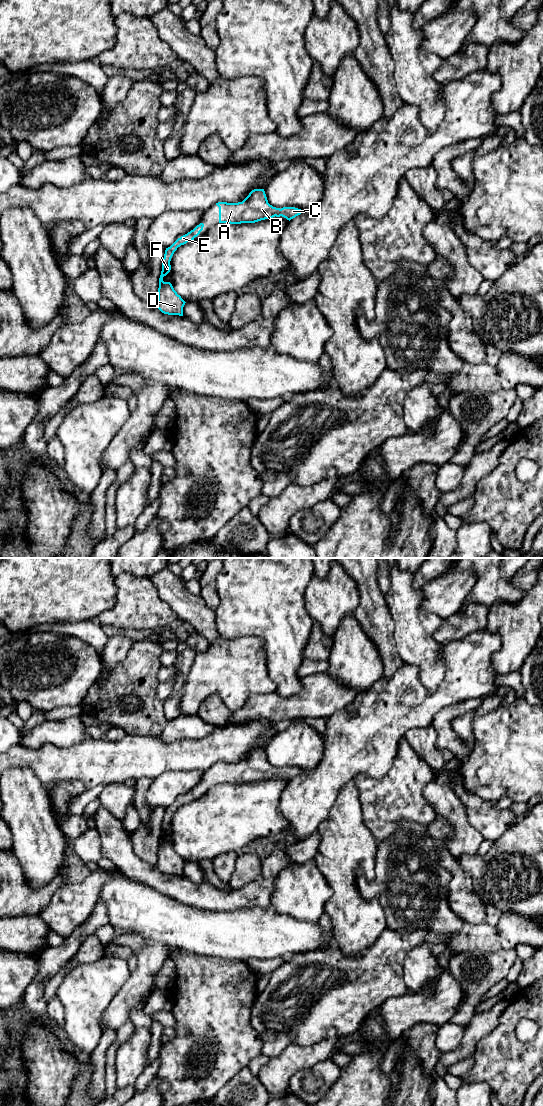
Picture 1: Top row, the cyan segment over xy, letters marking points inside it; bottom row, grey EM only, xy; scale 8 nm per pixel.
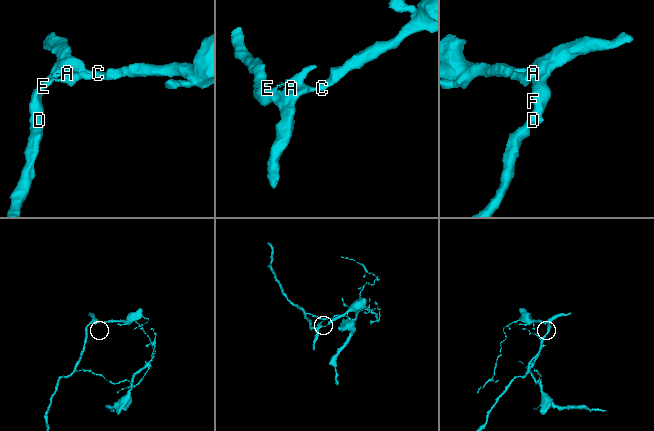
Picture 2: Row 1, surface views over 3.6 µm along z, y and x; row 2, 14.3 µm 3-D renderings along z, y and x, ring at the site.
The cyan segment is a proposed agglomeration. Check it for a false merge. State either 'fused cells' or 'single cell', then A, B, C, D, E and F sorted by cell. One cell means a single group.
single cell; A B C D E F

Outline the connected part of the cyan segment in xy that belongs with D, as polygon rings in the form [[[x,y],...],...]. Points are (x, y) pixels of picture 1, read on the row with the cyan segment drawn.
[[[200,223],[193,230],[178,238],[165,250],[162,271],[159,278],[158,301],[156,304],[156,307],[164,314],[183,316],[183,307],[186,302],[177,294],[170,282],[163,281],[163,277],[171,270],[170,261],[177,248],[194,240],[203,230],[203,227],[204,224]]]

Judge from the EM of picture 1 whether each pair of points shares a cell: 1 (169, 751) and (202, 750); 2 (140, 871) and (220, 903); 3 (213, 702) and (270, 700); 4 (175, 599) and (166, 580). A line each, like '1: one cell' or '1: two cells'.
1: one cell
2: one cell
3: two cells
4: one cell

